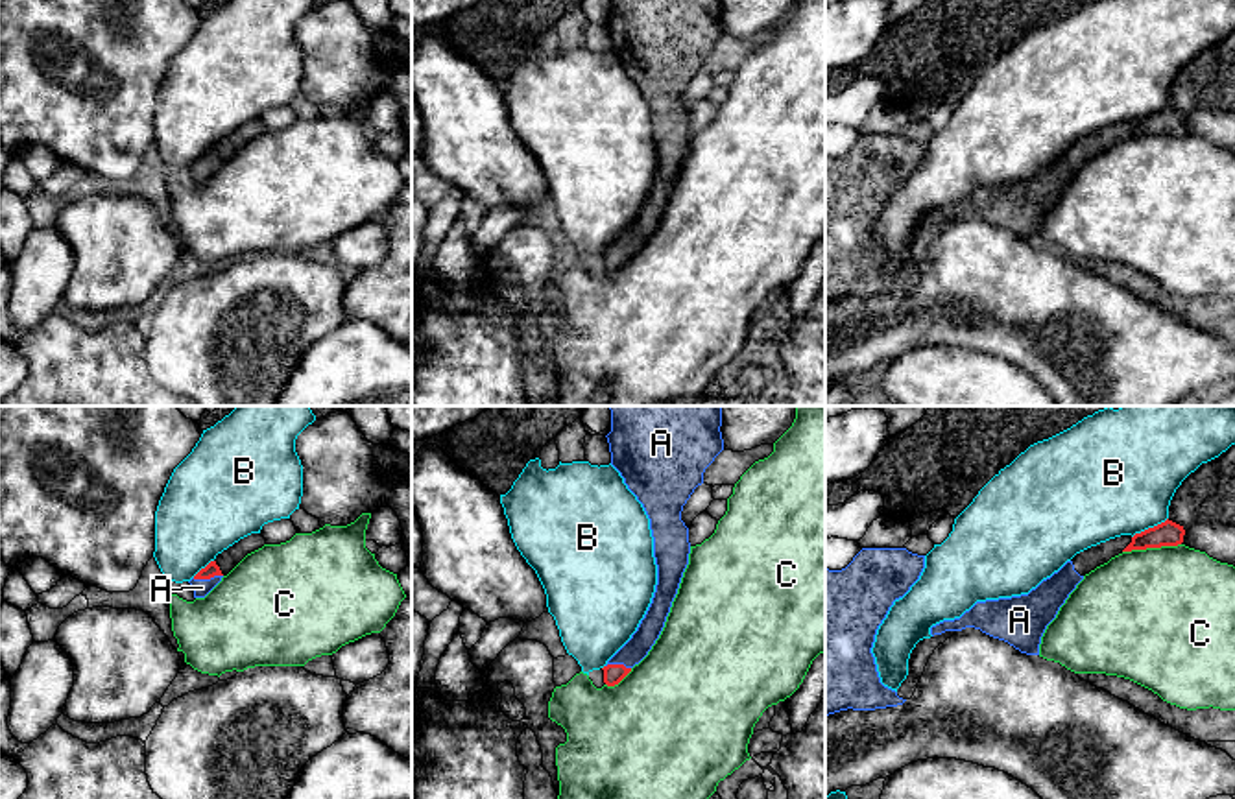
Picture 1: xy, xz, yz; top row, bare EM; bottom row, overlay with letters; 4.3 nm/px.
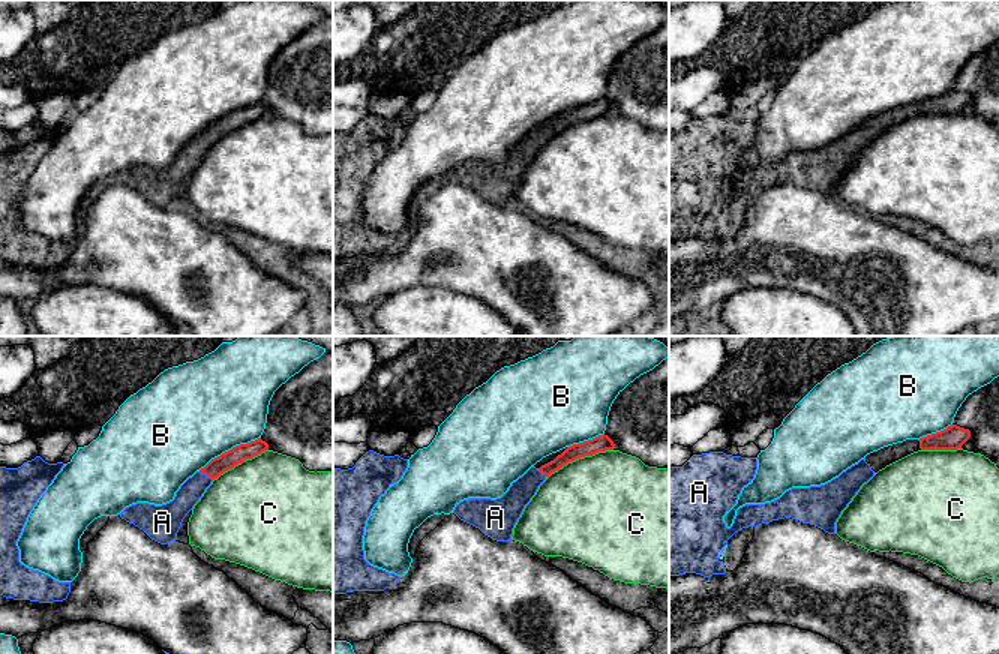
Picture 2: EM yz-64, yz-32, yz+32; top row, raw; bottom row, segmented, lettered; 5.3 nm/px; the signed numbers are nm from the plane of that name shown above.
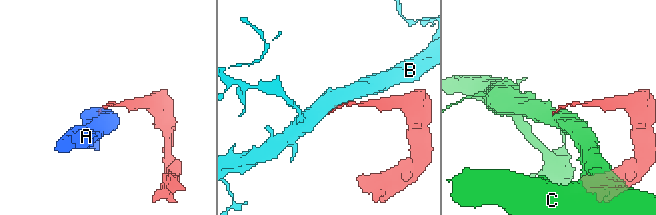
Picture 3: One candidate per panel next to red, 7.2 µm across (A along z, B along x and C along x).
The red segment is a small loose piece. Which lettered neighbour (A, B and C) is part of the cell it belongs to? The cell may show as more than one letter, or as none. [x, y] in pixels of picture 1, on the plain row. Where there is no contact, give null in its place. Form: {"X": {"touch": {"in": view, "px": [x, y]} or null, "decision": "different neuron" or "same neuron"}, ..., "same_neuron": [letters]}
{"A": {"touch": {"in": "xy", "px": [207, 165]}, "decision": "same neuron"}, "B": {"touch": {"in": "yz", "px": [1149, 115]}, "decision": "different neuron"}, "C": {"touch": {"in": "yz", "px": [1151, 133]}, "decision": "different neuron"}, "same_neuron": ["A"]}

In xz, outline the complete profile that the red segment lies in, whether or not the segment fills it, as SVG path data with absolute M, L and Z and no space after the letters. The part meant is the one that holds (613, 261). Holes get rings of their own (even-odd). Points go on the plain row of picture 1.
M611 0L611 18L606 22L611 52L650 105L657 172L637 218L602 255L607 273L618 271L648 242L665 214L690 140L689 114L681 107L681 98L694 76L703 70L705 55L724 37L720 13L722 0Z

